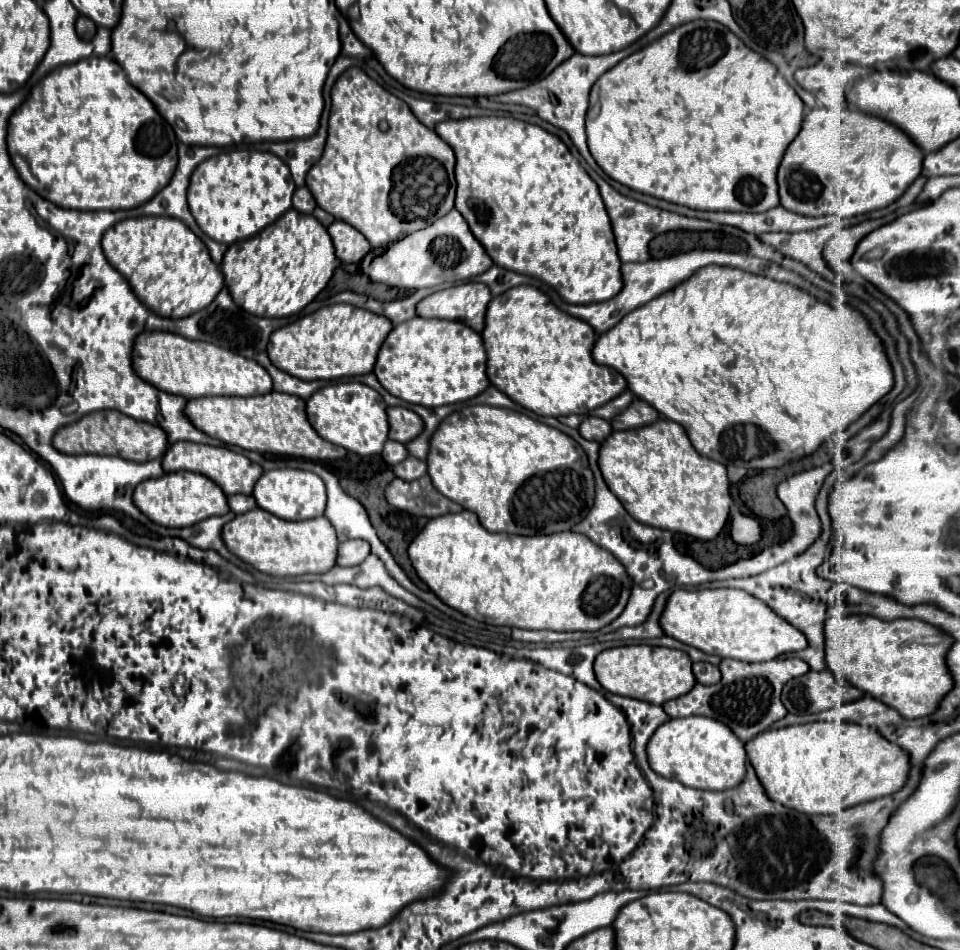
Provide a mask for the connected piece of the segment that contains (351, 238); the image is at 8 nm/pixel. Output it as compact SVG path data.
M336 220L334 224L330 224L328 234L330 234L332 242L334 242L336 256L342 262L356 264L370 250L370 242L364 238L364 234L360 234L360 230L356 230L354 226L350 226L350 224L342 222L342 220Z

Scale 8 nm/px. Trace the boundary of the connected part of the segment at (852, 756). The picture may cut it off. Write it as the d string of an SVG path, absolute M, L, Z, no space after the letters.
M810 722L766 730L746 744L746 752L766 794L770 794L772 800L804 814L840 814L850 806L884 798L900 790L900 786L908 780L908 752L900 750L900 746L892 746L892 742L888 742L882 734L876 734L870 726L854 722Z

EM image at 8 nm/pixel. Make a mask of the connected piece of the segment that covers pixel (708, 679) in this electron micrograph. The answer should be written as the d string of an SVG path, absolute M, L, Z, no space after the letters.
M696 662L692 666L692 670L694 670L694 676L696 676L696 680L700 684L716 684L722 678L720 668L718 666L712 666L710 662Z

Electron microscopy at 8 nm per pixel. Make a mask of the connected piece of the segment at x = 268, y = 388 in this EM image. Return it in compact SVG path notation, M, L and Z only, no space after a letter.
M142 332L136 338L132 362L140 378L188 400L198 396L258 396L272 392L272 378L268 378L268 372L256 360L172 332Z

